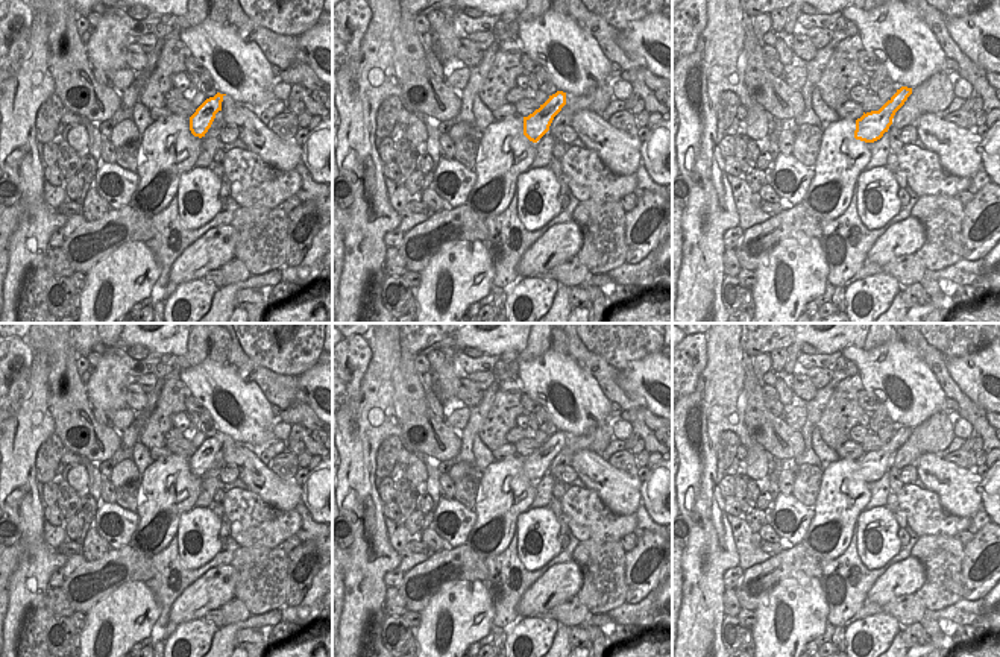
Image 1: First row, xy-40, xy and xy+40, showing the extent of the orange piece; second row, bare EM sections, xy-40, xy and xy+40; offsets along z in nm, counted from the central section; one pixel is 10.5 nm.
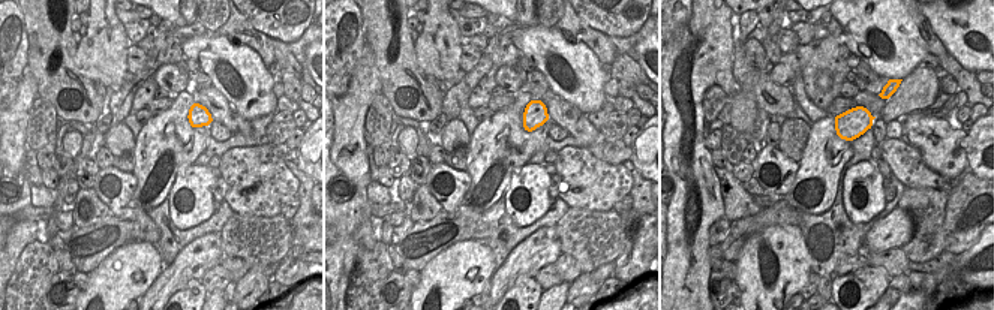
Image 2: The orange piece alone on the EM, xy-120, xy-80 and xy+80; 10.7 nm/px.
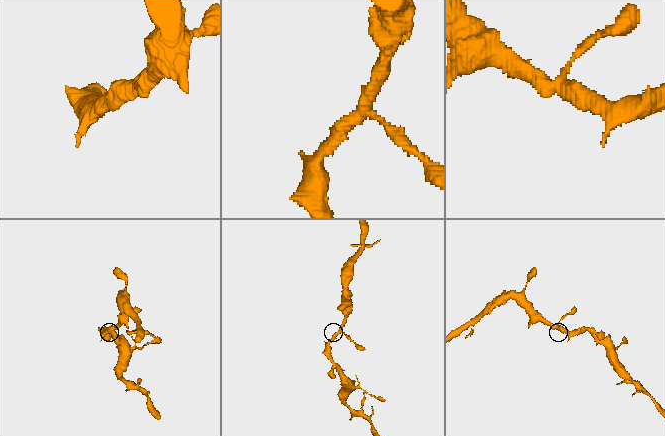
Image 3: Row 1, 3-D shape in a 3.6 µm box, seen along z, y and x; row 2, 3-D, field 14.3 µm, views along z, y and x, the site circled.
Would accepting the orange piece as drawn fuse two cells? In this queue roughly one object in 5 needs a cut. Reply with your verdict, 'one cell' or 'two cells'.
one cell

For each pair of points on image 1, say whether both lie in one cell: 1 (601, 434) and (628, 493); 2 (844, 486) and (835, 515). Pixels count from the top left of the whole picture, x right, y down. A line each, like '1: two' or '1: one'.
1: two
2: one

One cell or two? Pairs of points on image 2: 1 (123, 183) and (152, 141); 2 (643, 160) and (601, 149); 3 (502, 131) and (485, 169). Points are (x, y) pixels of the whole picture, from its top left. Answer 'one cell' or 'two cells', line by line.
1: two cells
2: two cells
3: one cell

